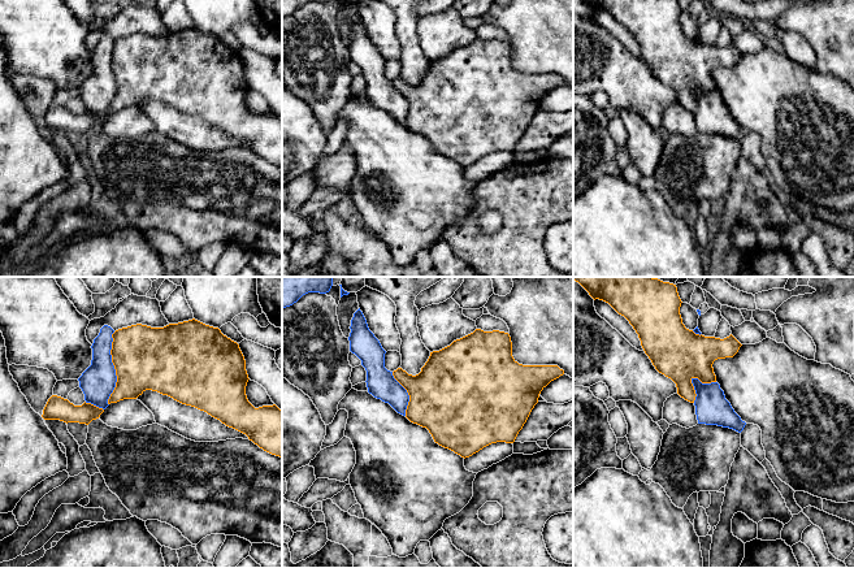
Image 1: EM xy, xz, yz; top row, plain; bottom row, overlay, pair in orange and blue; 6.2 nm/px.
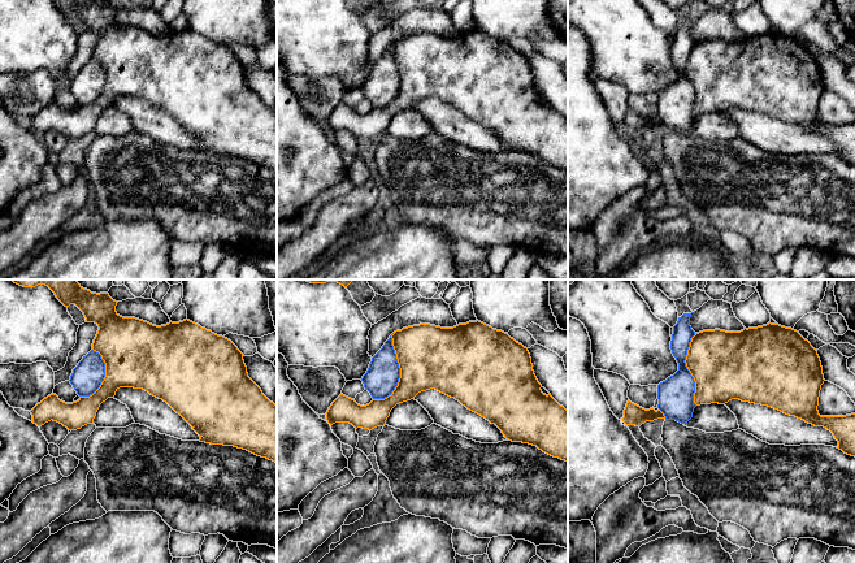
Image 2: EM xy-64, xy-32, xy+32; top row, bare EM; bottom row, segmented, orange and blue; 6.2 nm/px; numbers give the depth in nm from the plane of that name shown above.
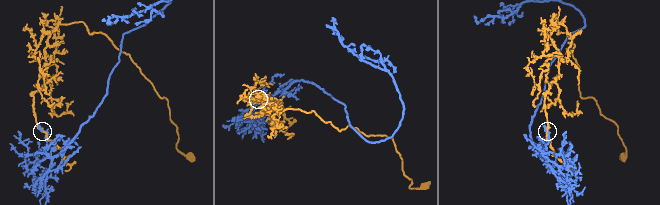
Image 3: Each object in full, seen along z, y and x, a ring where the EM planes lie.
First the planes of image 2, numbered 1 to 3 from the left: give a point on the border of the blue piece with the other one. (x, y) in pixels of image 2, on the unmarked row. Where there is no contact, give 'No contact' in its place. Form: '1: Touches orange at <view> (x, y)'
1: Touches orange at xy-64 (105, 85)
2: Touches orange at xy-32 (400, 81)
3: Touches orange at xy+32 (688, 77)

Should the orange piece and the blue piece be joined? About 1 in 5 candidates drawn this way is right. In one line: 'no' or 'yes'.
no

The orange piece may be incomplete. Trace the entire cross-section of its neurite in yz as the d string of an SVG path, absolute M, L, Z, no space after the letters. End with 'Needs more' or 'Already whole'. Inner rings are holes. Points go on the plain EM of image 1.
M588 0L595 9L608 12L619 23L633 35L645 62L655 78L671 87L677 103L694 112L695 99L692 92L698 87L702 92L716 91L712 73L718 68L733 66L742 55L732 43L724 48L695 43L682 32L680 23L681 8L677 0Z. Already whole

